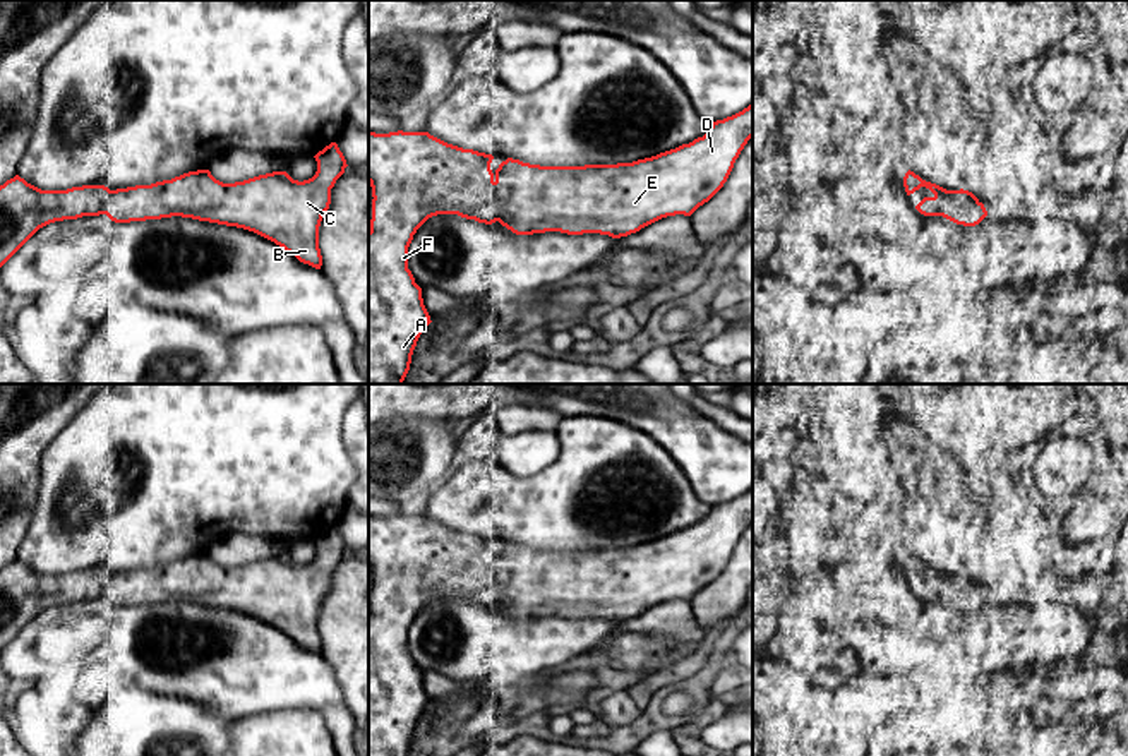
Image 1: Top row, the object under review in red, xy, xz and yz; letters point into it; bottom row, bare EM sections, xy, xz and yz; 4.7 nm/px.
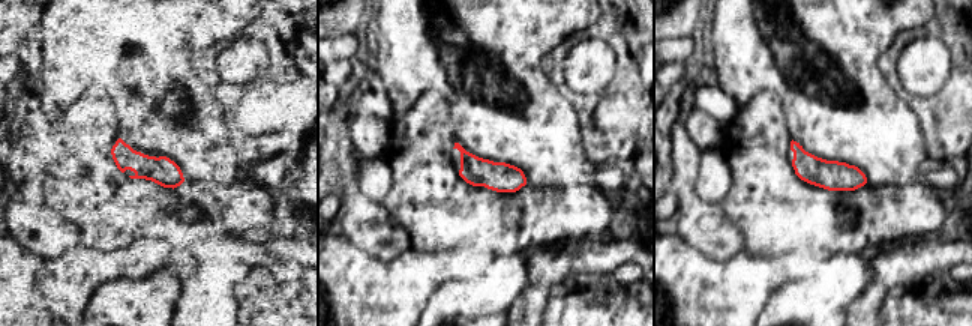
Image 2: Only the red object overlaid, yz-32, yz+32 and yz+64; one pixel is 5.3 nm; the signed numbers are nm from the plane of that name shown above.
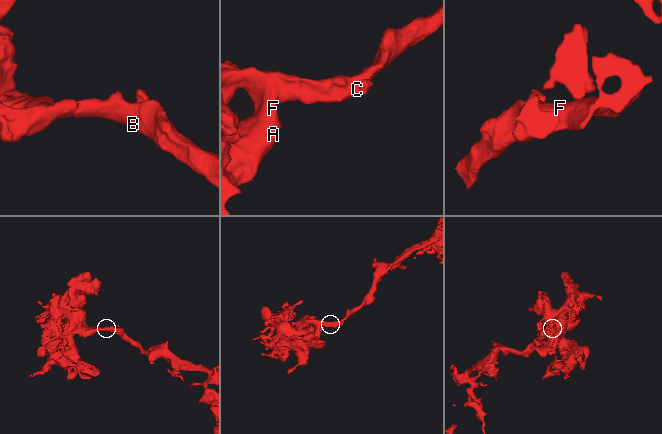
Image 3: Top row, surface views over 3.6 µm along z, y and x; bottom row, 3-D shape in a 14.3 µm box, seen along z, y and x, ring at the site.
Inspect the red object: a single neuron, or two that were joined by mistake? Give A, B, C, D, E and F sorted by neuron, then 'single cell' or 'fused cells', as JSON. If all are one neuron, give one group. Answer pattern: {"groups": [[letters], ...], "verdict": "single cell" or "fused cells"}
{"groups": [["A", "B", "C", "D", "E", "F"]], "verdict": "single cell"}

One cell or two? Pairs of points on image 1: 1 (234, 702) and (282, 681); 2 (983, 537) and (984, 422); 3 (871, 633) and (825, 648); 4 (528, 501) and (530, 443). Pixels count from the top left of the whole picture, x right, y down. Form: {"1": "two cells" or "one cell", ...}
{"1": "one cell", "2": "one cell", "3": "two cells", "4": "two cells"}

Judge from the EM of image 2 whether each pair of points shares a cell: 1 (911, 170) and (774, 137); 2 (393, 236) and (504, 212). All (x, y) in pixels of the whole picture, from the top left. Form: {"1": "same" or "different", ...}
{"1": "different", "2": "different"}

